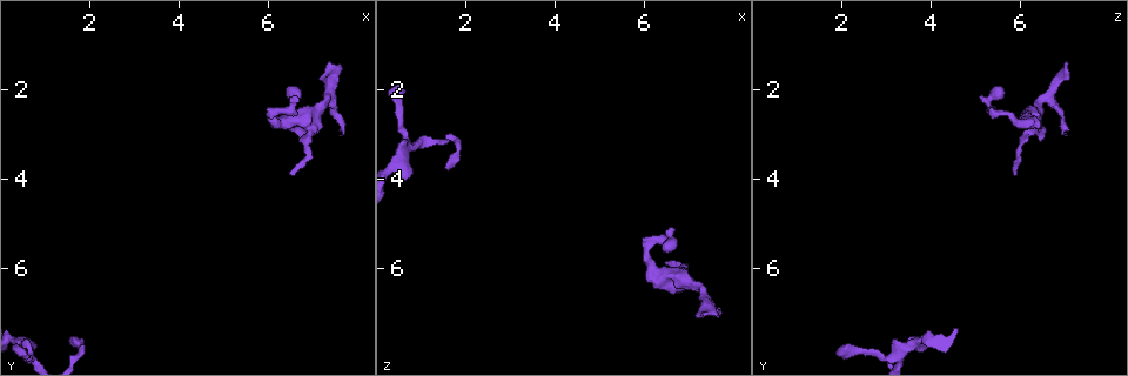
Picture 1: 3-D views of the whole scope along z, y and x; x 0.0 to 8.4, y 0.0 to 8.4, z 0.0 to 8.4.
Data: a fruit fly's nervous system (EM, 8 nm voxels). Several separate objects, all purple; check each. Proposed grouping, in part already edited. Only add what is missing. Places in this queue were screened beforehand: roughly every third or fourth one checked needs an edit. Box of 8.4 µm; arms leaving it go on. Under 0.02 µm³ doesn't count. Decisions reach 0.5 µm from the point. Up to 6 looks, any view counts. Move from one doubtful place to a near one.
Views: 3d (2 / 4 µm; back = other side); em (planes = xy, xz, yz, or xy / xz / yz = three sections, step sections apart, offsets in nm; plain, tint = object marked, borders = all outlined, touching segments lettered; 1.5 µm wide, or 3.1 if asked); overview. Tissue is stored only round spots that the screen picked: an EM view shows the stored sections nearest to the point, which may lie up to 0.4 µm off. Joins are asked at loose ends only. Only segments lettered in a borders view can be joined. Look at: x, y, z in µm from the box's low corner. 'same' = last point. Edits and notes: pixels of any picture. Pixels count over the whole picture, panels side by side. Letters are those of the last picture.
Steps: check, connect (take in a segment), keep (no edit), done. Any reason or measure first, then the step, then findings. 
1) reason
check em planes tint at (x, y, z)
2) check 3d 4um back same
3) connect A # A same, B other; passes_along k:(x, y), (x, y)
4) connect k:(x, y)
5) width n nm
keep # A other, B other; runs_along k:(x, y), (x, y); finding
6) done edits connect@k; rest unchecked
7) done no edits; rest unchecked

tapers out
check em xy step 4 borders at (0.60, 7.85, 1.95)

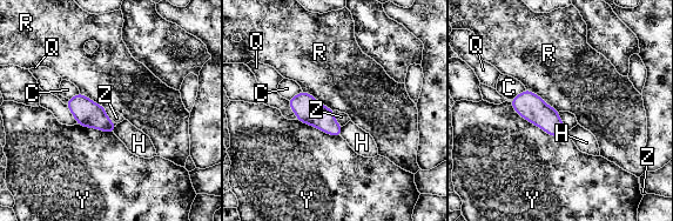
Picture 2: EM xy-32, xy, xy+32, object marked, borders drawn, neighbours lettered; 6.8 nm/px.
another direction
check em planes borders same

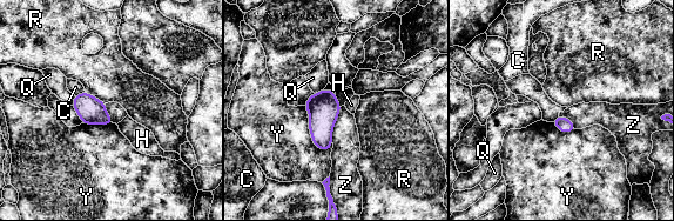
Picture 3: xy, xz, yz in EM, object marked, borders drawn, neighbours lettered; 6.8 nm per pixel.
keep # C other, H other, Q other, R other, Y other, Z other; border 3:(86, 91), (105, 104); no lettered segment goes on from it

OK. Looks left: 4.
tapers out
check em planes borders at (1.55, 7.60, 3.75)

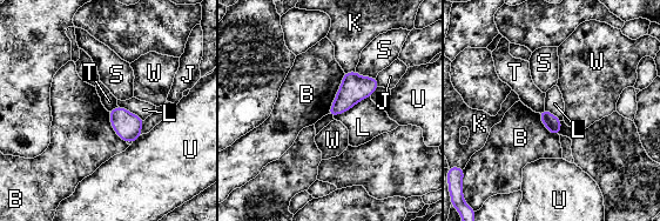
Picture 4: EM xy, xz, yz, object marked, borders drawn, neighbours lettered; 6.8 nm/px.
width 100 nm
keep # B other, J other, K other, L other, S other, T other, U other, W other; none of them fits

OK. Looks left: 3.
thin end
check em planes borders at (7.65, 2.85, 7.05)

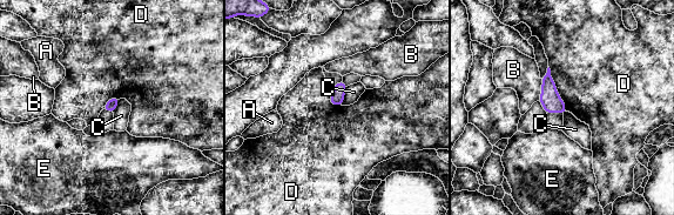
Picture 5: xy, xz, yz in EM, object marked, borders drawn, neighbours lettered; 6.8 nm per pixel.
keep # A other, B other, C other, D other, E other; border 5:(548, 66), (555, 91), (568, 111); no lettered segment goes on from it

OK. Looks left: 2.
done no edits; rest unchecked

